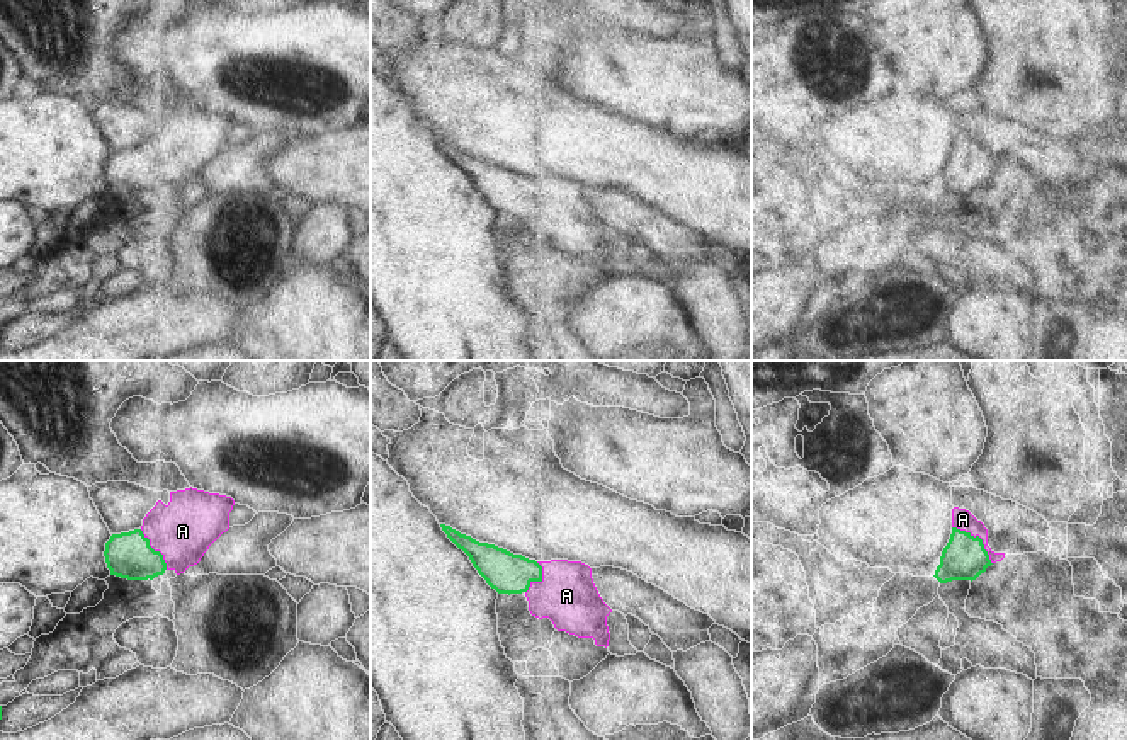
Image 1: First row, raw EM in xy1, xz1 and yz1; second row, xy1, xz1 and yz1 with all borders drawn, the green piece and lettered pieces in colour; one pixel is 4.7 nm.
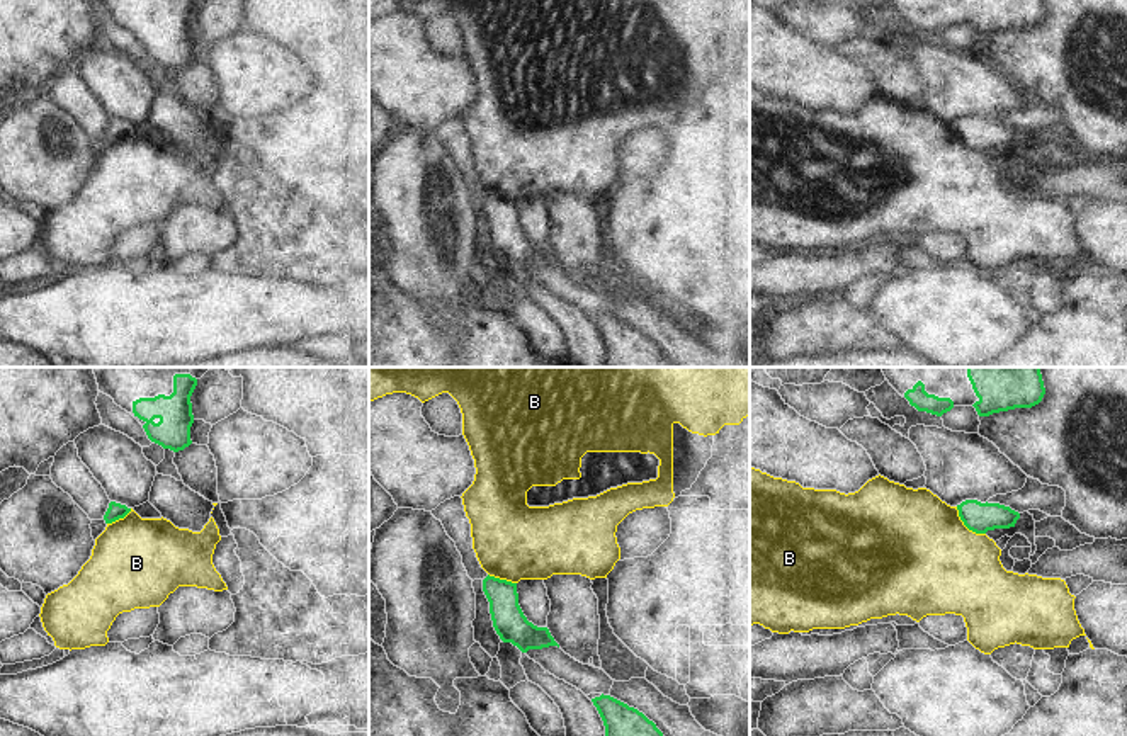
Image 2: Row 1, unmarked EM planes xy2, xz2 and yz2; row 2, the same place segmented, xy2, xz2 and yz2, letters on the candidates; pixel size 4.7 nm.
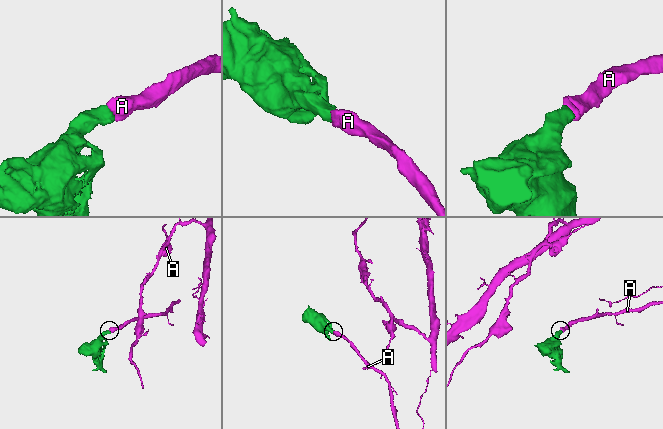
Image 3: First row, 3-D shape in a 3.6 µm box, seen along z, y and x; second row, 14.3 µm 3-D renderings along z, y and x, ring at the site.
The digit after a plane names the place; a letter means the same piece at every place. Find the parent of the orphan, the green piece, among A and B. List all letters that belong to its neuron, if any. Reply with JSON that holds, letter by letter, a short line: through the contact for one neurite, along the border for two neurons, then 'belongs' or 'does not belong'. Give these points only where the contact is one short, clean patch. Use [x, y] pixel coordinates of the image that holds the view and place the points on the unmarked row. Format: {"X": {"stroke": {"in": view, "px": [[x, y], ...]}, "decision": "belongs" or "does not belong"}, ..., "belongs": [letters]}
{"A": {"stroke": {"in": "yz1", "px": [[964, 176], [979, 157], [962, 138]]}, "decision": "belongs"}, "B": {"stroke": {"in": "yz2", "px": [[956, 126], [961, 140], [969, 148], [985, 153]]}, "decision": "does not belong"}, "belongs": ["A"]}

